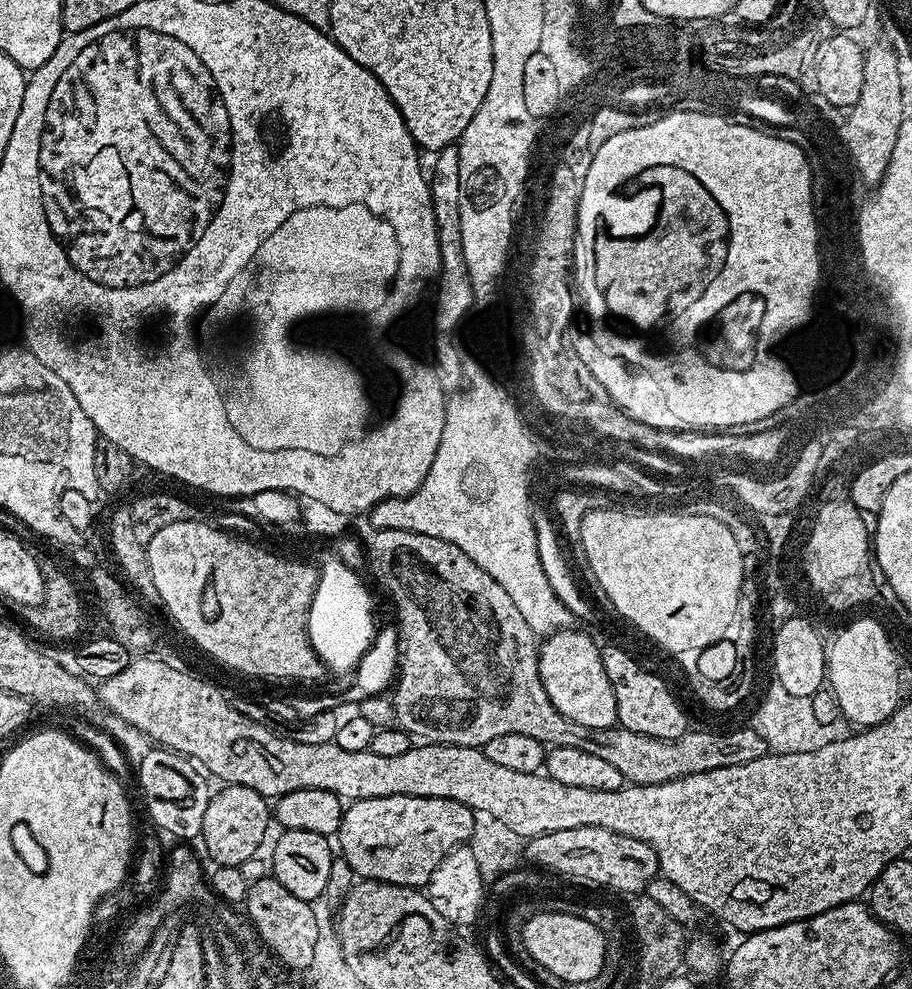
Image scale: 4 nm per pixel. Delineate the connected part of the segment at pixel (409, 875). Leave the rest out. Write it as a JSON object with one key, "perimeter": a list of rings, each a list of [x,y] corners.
{"perimeter":[[[387,796],[386,798],[366,798],[365,800],[353,800],[344,809],[344,817],[340,823],[338,841],[339,855],[351,866],[357,877],[366,880],[377,880],[380,883],[392,883],[398,886],[423,889],[428,879],[434,874],[434,870],[442,863],[447,856],[459,848],[460,845],[467,845],[474,830],[474,816],[471,808],[466,807],[462,802],[454,802],[450,798],[426,798],[425,796]]]}

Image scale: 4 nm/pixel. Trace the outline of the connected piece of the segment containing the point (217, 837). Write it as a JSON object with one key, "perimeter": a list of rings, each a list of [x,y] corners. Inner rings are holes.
{"perimeter":[[[229,784],[221,787],[221,792],[209,799],[204,815],[202,841],[213,865],[236,867],[260,852],[260,843],[264,840],[264,831],[270,824],[270,804],[262,794],[253,788]]]}

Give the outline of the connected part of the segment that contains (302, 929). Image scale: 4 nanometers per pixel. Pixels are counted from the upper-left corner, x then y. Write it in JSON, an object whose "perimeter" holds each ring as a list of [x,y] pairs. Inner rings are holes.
{"perimeter":[[[269,874],[261,880],[251,881],[246,897],[246,916],[252,921],[261,940],[268,940],[276,952],[297,969],[306,969],[313,961],[314,945],[317,944],[318,929],[314,907],[309,901],[294,898],[282,882]]]}

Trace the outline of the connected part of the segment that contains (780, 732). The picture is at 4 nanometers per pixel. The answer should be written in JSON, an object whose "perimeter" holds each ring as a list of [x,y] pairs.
{"perimeter":[[[775,678],[769,681],[769,688],[760,704],[760,710],[753,714],[750,726],[756,731],[765,731],[769,723],[772,732],[767,733],[769,745],[775,750],[786,753],[810,753],[828,746],[830,742],[846,739],[852,734],[852,726],[844,717],[834,722],[820,723],[814,718],[811,697],[789,694]]]}

